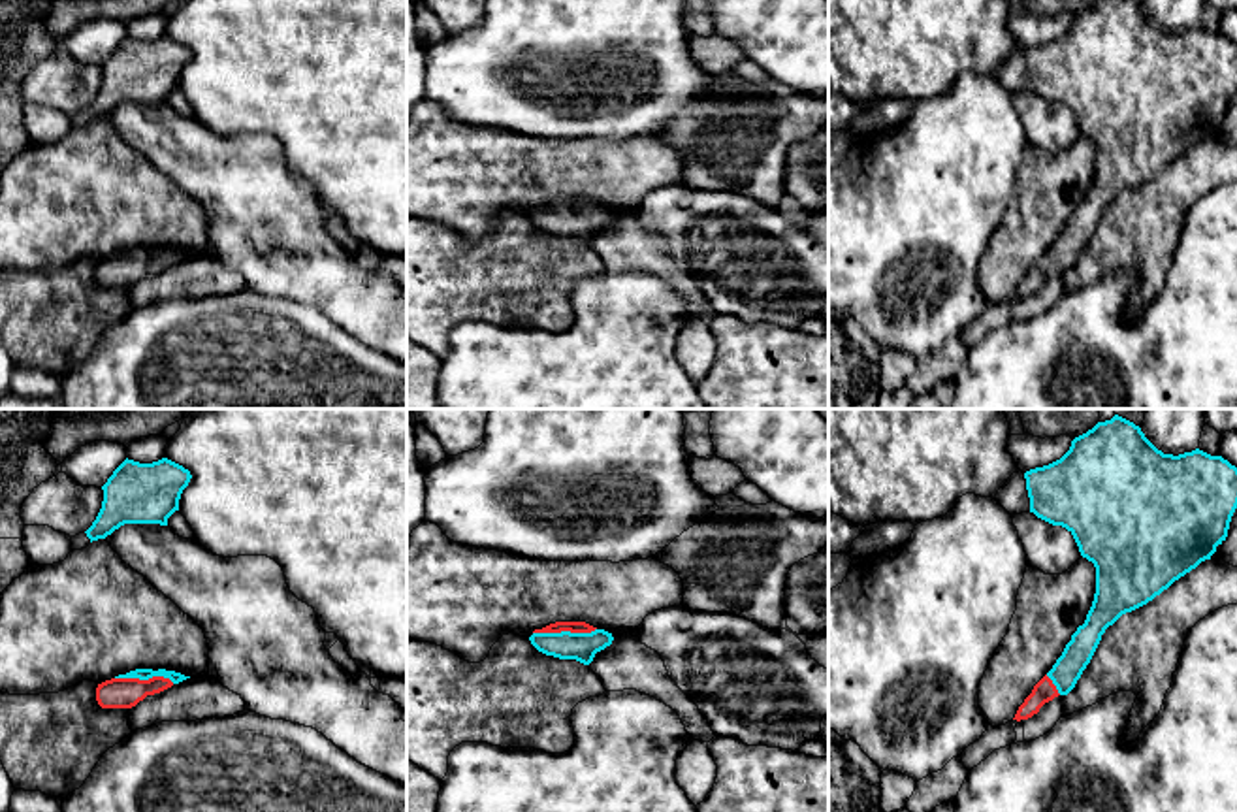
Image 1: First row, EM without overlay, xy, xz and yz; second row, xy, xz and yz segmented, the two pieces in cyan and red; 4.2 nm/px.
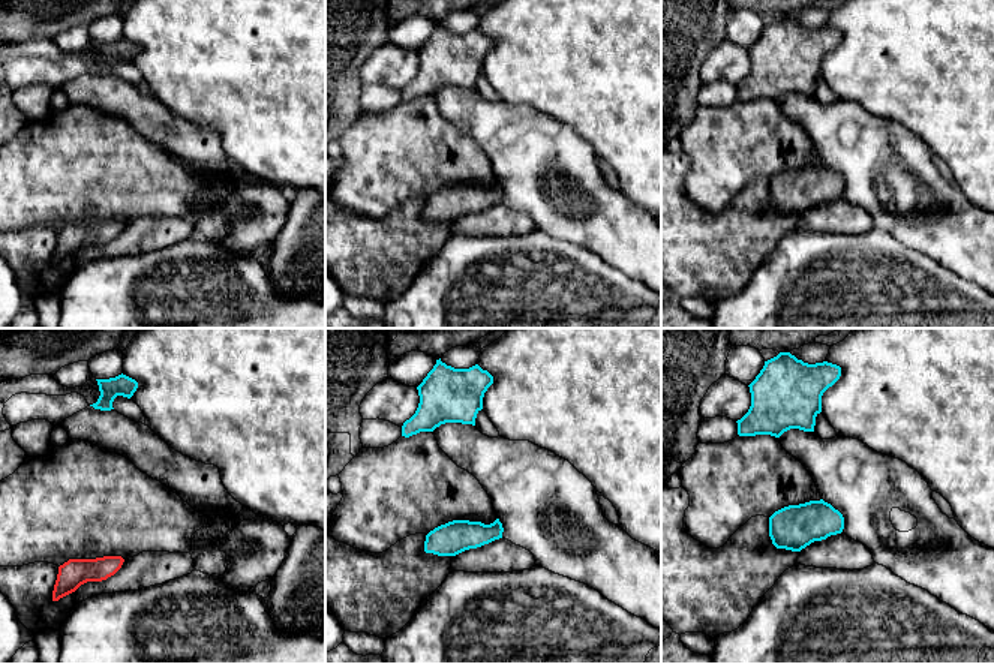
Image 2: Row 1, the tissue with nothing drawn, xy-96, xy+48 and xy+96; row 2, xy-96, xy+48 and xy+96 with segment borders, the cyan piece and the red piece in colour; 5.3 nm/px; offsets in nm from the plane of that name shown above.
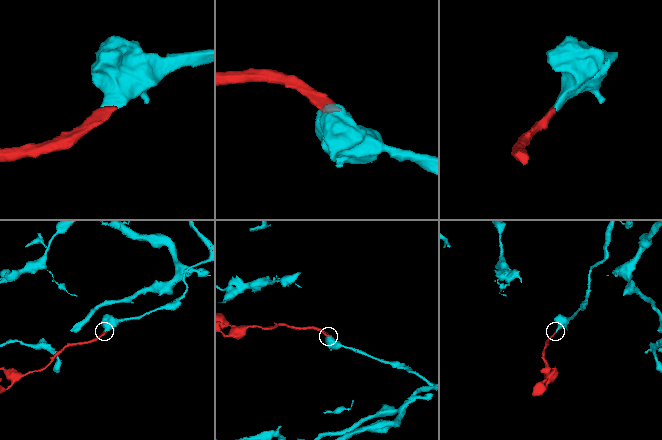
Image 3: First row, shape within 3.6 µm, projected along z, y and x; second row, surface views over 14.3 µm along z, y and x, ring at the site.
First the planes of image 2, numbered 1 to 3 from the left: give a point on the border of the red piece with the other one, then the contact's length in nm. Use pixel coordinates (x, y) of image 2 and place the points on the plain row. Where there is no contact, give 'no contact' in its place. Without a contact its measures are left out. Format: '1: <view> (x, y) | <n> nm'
1: no contact
2: no contact
3: no contact

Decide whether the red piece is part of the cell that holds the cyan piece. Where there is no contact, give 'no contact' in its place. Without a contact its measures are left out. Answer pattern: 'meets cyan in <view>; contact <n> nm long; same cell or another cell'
meets cyan in xz; contact 280 nm long; same cell

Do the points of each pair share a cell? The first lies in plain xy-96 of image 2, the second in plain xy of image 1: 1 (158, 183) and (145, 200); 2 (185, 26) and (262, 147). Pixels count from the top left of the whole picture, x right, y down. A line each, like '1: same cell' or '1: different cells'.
1: same cell
2: different cells

